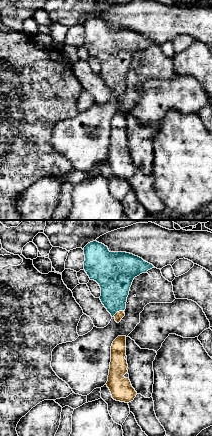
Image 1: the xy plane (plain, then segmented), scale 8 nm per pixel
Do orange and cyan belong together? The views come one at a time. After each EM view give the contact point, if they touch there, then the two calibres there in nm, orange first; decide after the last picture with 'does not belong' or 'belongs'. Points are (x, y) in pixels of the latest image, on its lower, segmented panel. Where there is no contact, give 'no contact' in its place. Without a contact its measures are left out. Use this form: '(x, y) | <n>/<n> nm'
(119, 311) | 70/260 nm

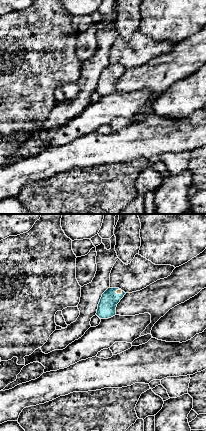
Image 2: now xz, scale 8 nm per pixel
(119, 293) | 30/140 nm

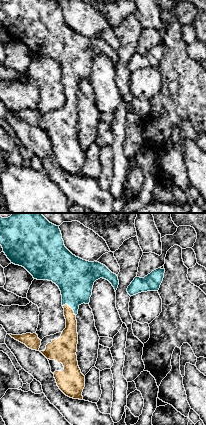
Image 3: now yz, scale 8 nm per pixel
(72, 309) | 140/300 nm

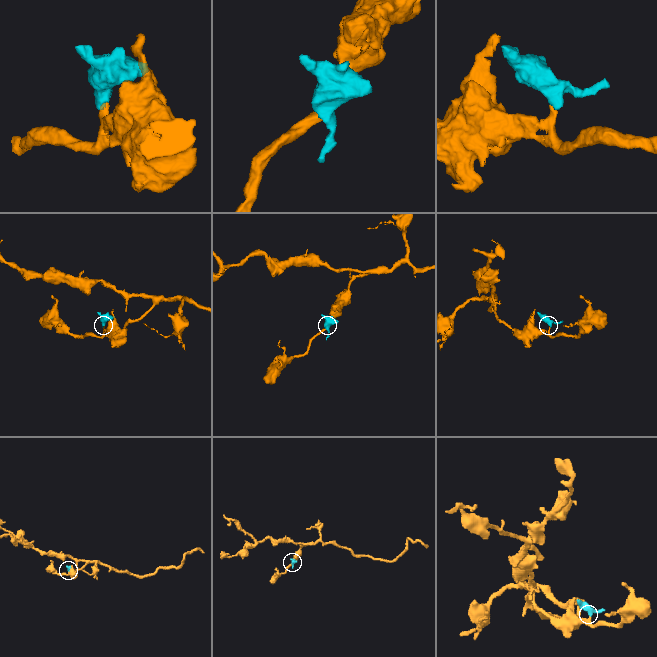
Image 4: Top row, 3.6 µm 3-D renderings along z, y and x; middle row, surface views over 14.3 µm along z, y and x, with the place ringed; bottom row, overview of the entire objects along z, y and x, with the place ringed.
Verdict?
belongs

